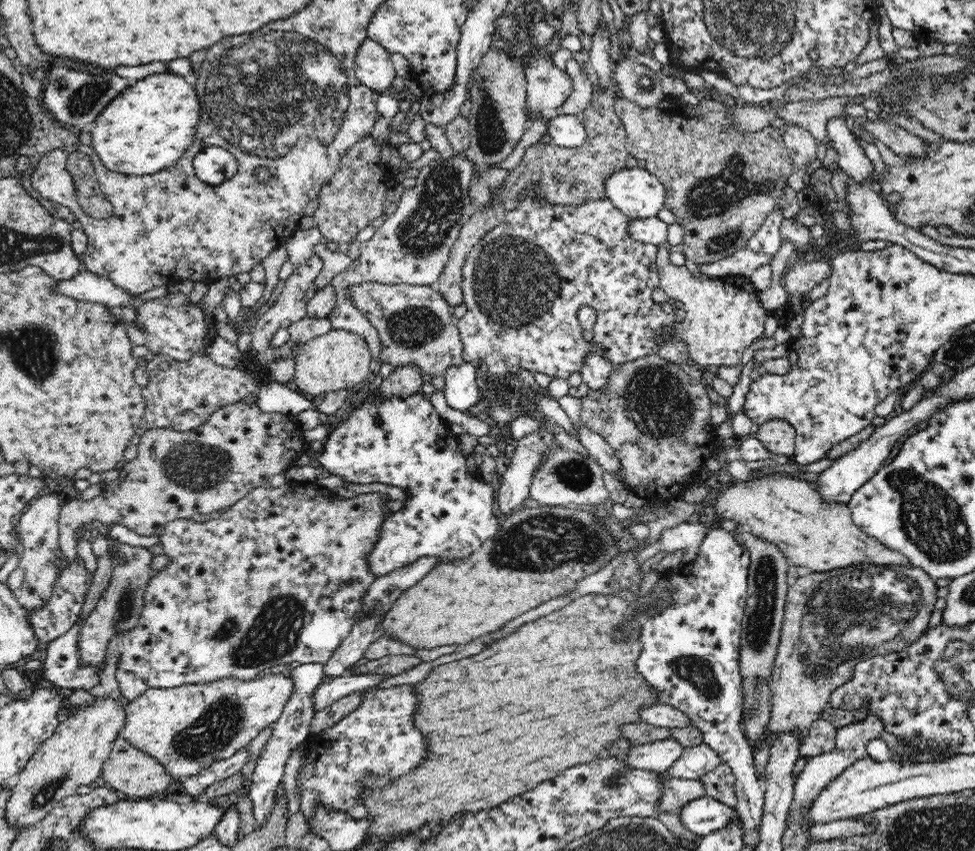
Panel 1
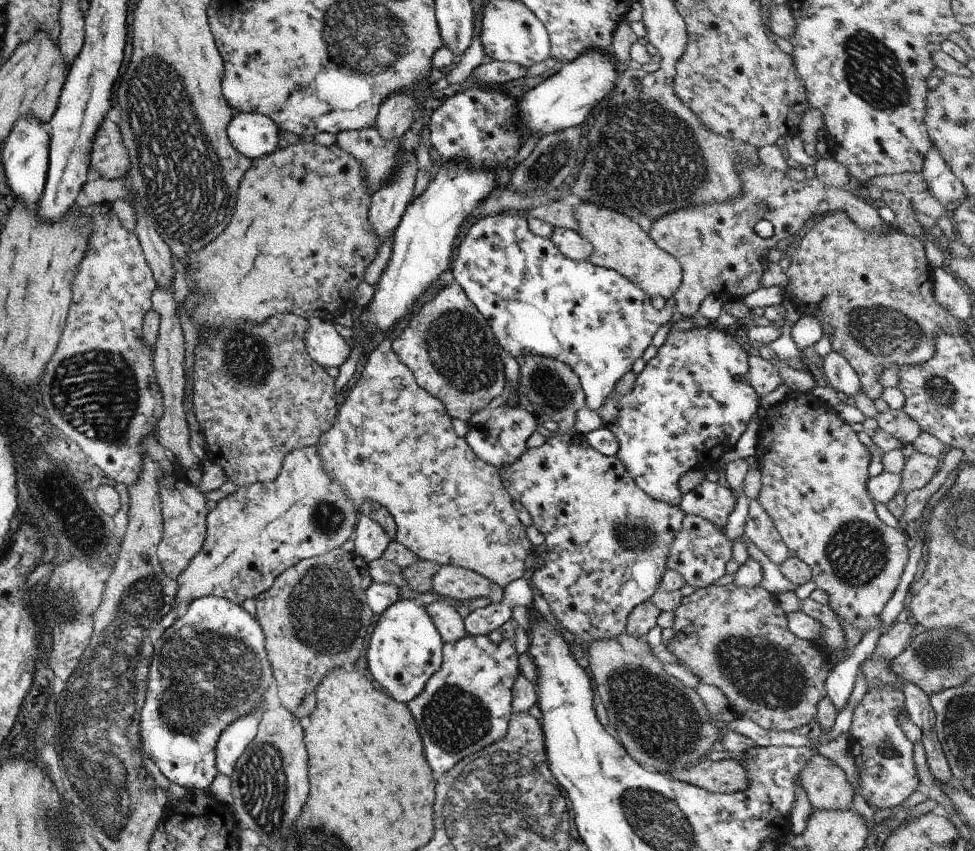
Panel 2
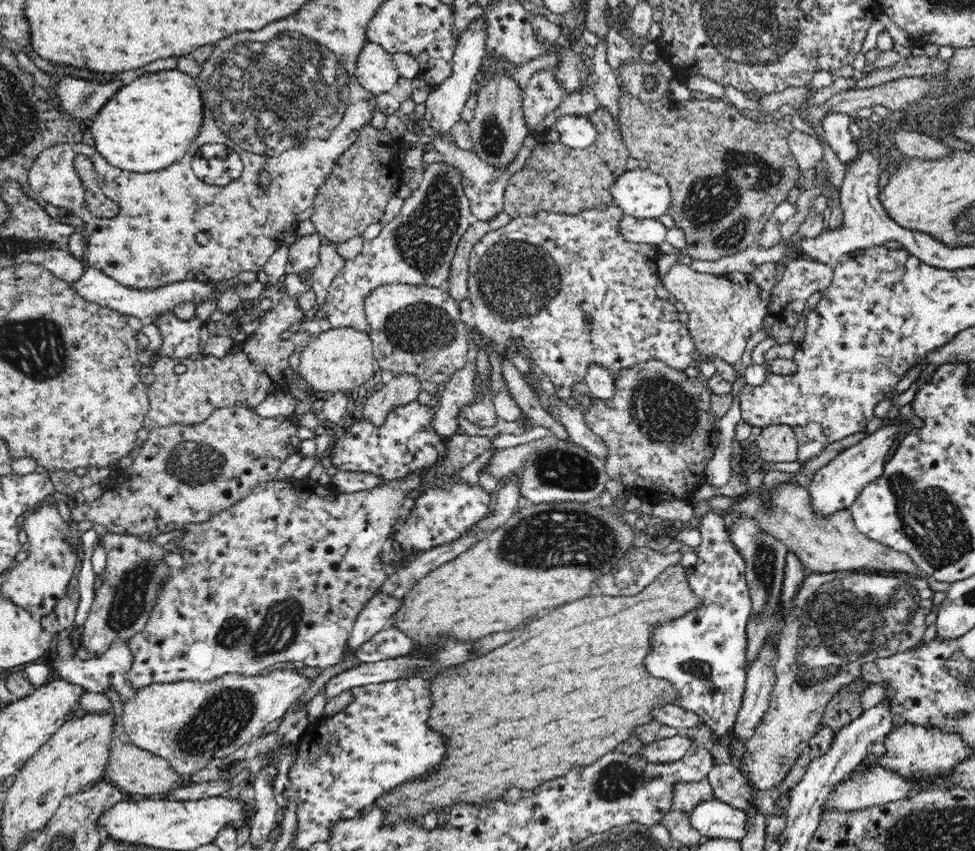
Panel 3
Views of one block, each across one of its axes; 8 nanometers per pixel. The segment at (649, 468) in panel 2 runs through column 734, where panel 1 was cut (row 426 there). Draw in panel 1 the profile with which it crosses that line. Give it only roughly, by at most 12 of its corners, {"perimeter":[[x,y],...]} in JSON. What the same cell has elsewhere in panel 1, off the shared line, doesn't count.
{"perimeter":[[428,397],[374,403],[319,461],[410,492],[369,554],[384,576],[460,560],[498,532],[470,473]]}

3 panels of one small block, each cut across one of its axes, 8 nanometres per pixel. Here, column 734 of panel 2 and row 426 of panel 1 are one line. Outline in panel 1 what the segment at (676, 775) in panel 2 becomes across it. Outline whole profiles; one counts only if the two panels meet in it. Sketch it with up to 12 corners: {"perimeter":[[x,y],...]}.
{"perimeter":[[769,420],[755,433],[769,453],[795,456],[795,428]]}

